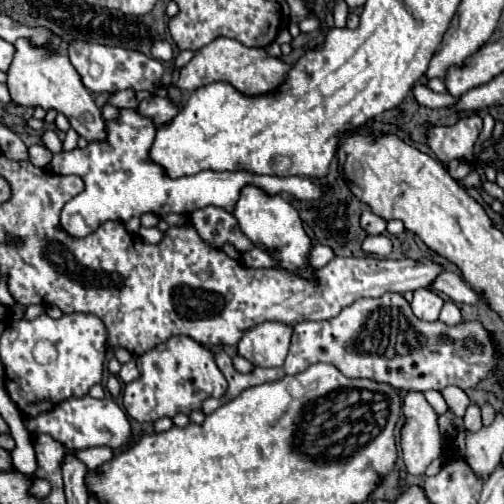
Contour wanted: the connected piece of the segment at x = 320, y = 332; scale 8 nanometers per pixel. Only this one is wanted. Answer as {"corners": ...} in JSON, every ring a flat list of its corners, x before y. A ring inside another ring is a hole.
{"corners":[[384,293,382,297,366,297,366,299,358,299,354,301,350,307,344,307,342,313,334,319,326,319,326,321,306,321,306,323,298,323,294,325,292,331,292,345,288,351,288,357,284,361,282,367,272,367,272,369,260,369,256,367,250,375,242,375,232,367,232,359,222,351,216,355,216,365,222,371,222,375,228,381,228,389,224,393,224,397,220,399,206,399,202,405,202,411,206,415,210,415,214,409,222,407,224,403,232,401,236,395,240,395,244,389,254,387,254,385,262,385,262,383,270,383,270,381,278,381,284,375,294,375,304,371,306,367,314,365,314,363,330,363,336,369,340,369,346,377,352,379,370,379,376,383,388,383,394,389,404,389,404,391,428,391,428,389,436,389,442,391,448,385,458,385,462,389,470,389,476,387,482,379,490,377,496,369,496,341,492,337,490,331,486,331,482,327,482,323,478,321,466,321,460,323,456,327,450,327,442,321,422,321,418,319,412,309,410,303,400,295,400,293]]}

